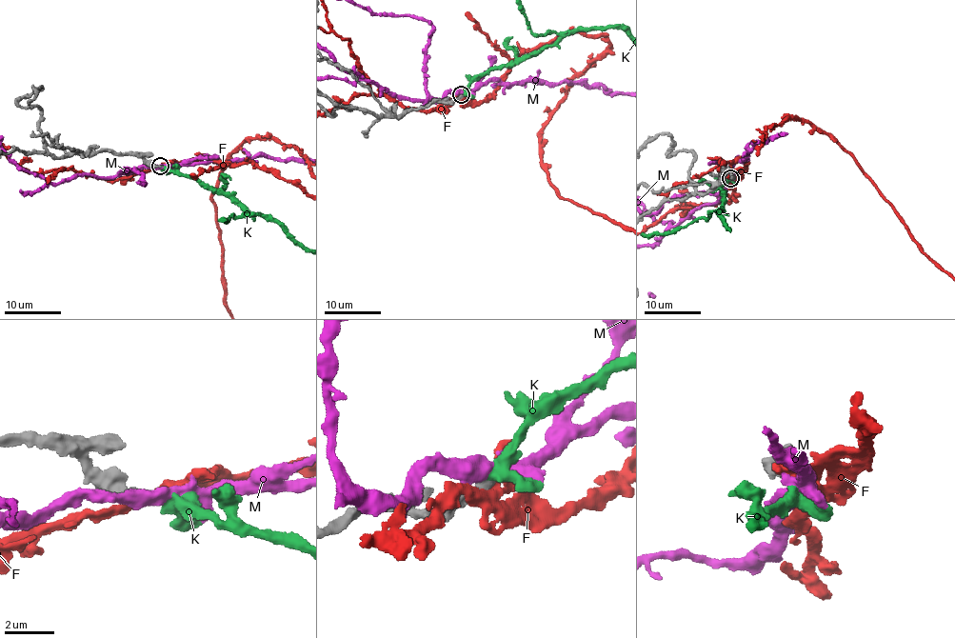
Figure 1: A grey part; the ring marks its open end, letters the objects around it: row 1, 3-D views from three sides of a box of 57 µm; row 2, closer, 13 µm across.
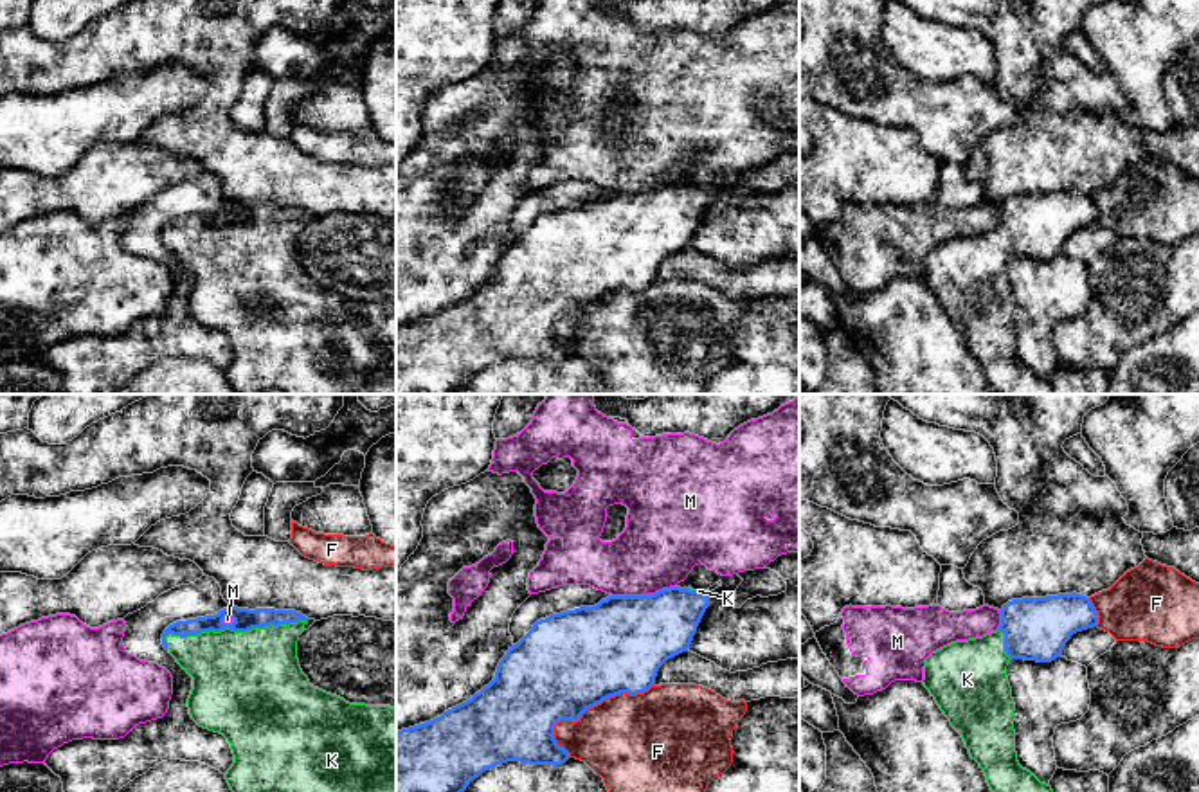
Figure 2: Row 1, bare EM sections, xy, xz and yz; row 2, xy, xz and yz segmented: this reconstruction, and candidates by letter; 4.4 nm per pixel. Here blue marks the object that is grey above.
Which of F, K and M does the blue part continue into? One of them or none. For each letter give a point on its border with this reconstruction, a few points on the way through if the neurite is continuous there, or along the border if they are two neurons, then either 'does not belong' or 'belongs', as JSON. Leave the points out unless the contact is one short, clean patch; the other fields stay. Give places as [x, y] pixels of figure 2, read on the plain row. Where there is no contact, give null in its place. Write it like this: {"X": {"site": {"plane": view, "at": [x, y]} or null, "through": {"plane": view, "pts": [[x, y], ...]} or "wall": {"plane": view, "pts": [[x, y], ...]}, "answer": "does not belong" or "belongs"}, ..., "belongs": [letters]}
{"F": {"site": {"plane": "xz", "at": [596, 301]}, "answer": "does not belong"}, "K": {"site": {"plane": "xy", "at": [234, 227]}, "answer": "belongs"}, "M": {"site": {"plane": "xz", "at": [643, 193]}, "wall": {"plane": "xz", "pts": [[676, 182], [649, 191], [613, 193]]}, "answer": "does not belong"}, "belongs": ["K"]}

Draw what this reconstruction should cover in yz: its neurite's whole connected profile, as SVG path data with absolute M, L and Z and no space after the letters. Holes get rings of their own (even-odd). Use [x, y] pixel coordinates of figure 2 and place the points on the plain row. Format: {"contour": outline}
{"contour": "M1082 191L1012 196L999 207L1001 221L983 234L956 238L925 256L924 283L961 331L972 356L979 360L997 394L1053 394L1050 382L1023 365L1015 349L1012 313L1015 301L1006 274L1012 256L1051 259L1062 252L1073 230L1098 221L1098 209Z"}

